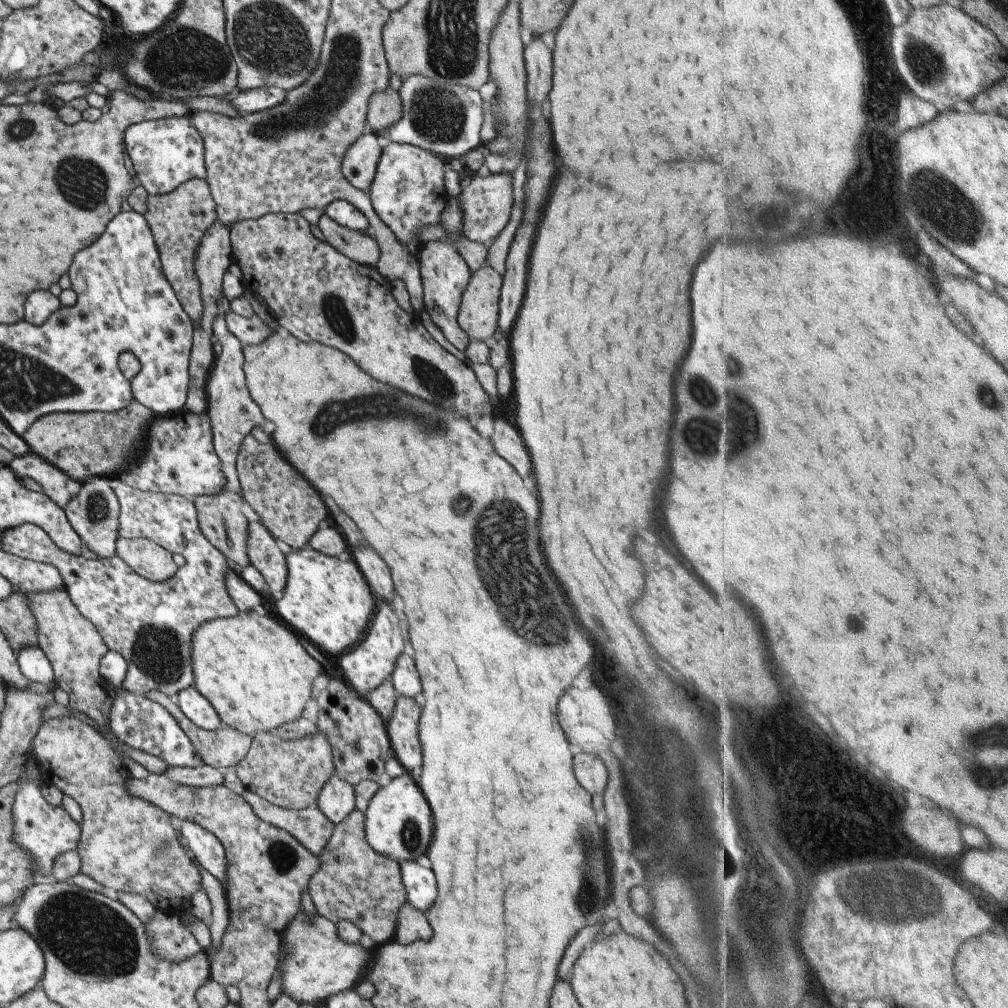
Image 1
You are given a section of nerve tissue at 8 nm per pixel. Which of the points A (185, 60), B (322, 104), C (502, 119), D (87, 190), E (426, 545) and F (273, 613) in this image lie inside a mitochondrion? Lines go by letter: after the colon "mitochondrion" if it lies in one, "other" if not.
A: mitochondrion
B: mitochondrion
C: mitochondrion
D: mitochondrion
E: other
F: other

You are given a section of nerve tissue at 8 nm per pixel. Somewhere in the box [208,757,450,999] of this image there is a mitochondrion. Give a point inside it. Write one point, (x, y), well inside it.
(282, 857)

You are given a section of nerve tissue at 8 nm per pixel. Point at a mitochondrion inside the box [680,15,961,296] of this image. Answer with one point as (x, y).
(922, 64)

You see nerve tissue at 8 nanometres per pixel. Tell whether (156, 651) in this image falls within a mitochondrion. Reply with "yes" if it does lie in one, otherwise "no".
yes

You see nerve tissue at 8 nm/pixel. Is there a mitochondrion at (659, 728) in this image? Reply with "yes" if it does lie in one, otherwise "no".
yes

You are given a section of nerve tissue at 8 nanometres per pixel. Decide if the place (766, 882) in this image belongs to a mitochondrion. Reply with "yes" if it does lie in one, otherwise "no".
yes

